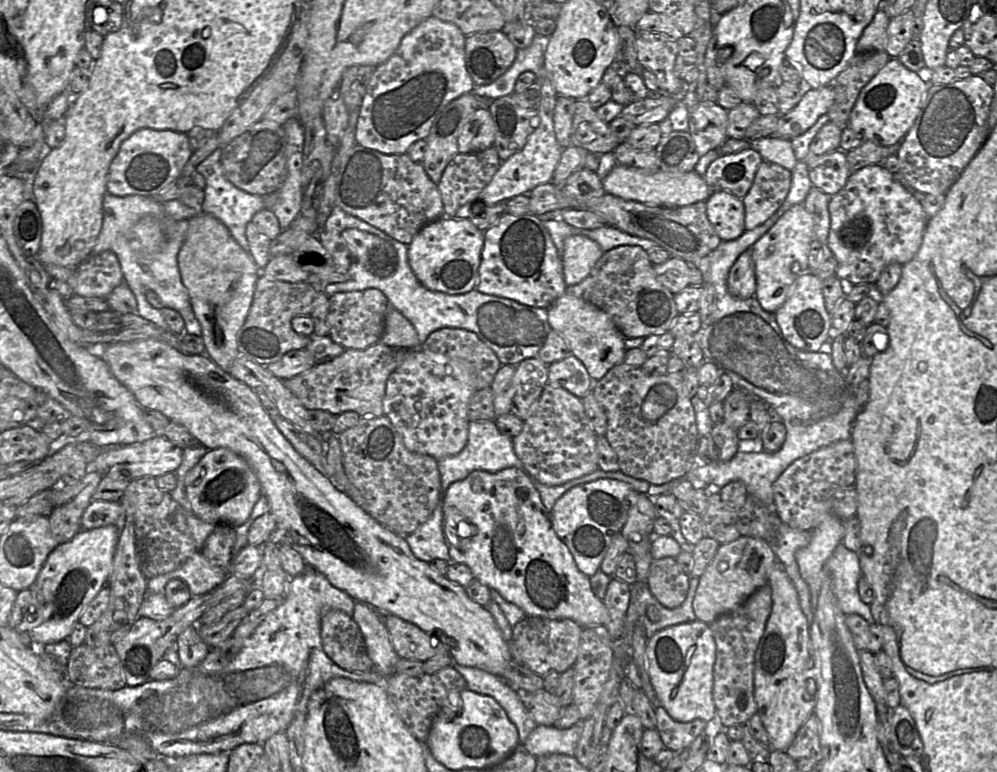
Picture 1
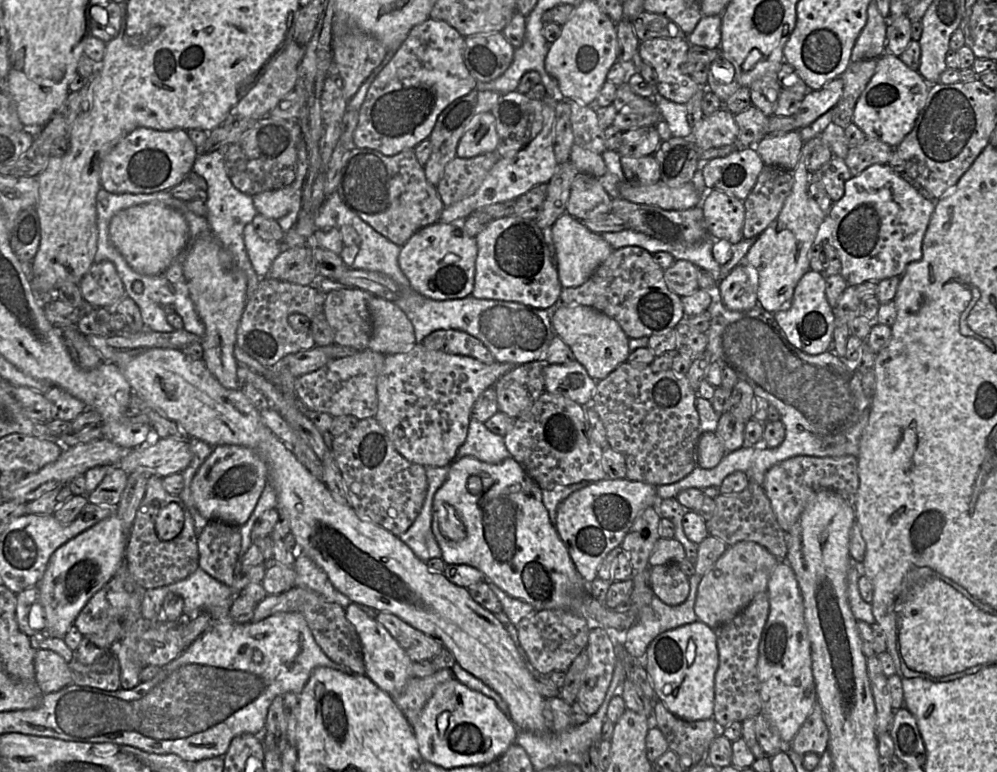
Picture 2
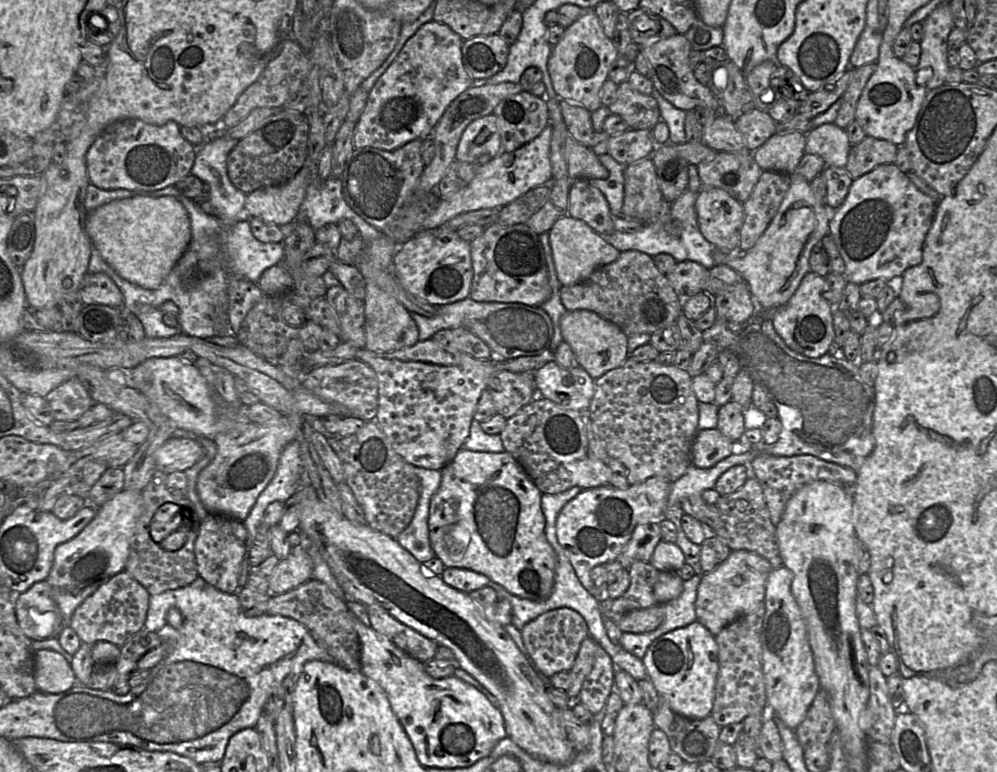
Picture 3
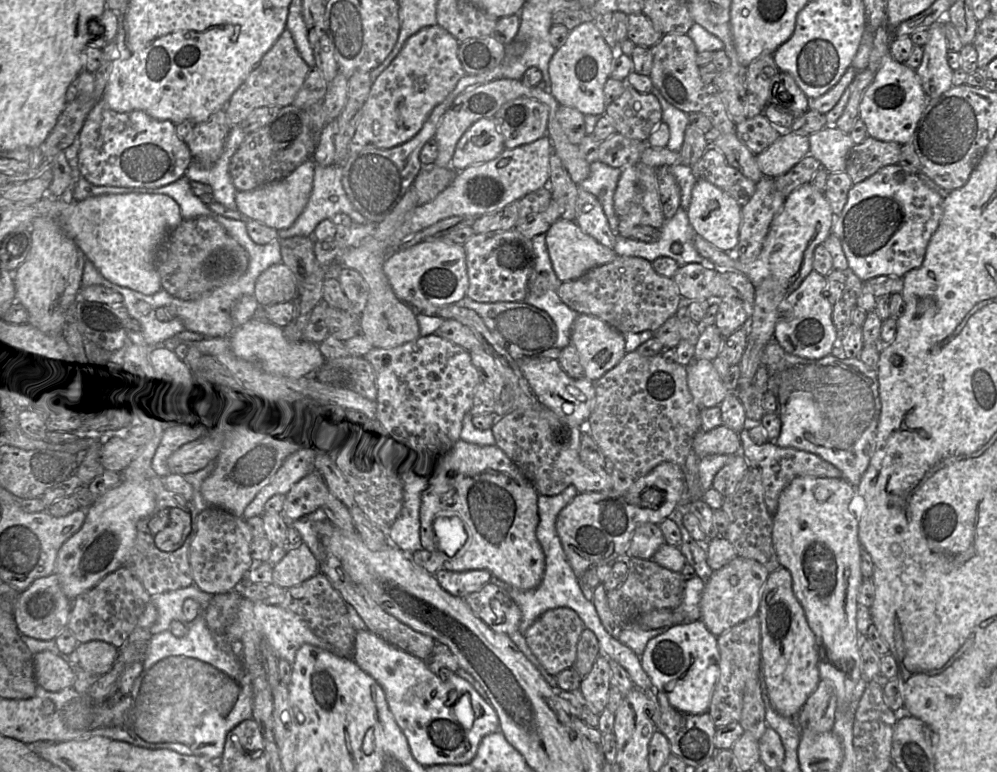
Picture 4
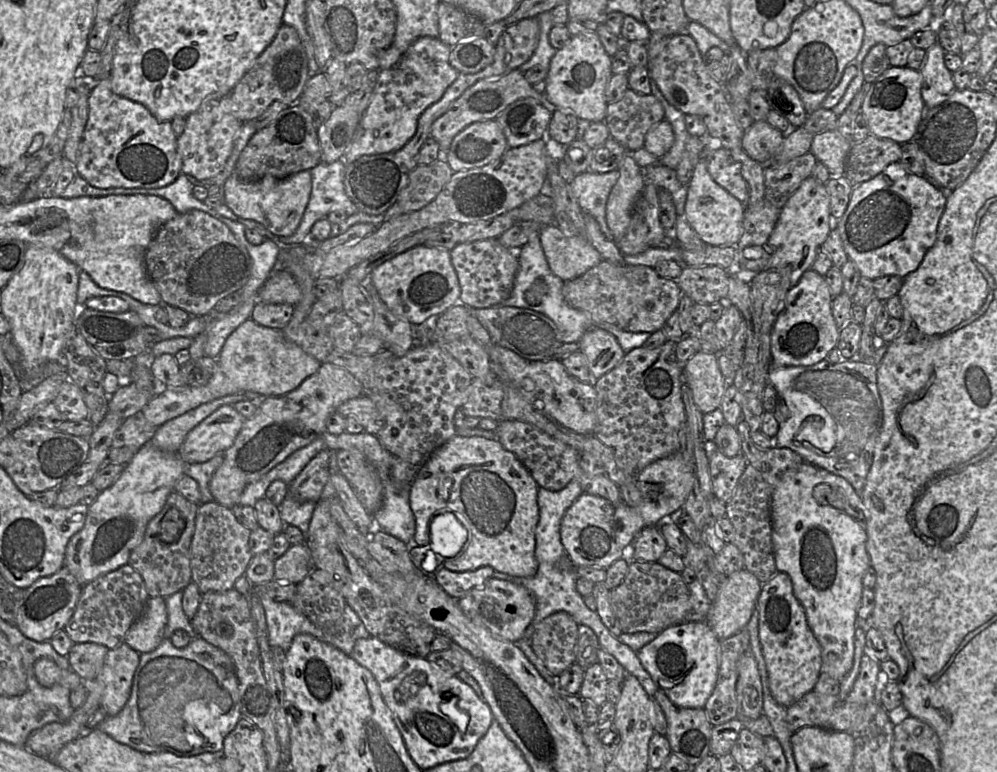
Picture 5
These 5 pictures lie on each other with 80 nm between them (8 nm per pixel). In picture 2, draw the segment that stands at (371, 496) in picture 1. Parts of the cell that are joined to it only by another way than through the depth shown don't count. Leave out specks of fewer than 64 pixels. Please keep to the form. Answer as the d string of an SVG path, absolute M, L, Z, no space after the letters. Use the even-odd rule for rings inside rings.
M374 417L359 420L355 427L336 436L331 452L342 474L350 506L357 515L395 536L405 533L424 504L428 488L425 467L409 462L397 452Z

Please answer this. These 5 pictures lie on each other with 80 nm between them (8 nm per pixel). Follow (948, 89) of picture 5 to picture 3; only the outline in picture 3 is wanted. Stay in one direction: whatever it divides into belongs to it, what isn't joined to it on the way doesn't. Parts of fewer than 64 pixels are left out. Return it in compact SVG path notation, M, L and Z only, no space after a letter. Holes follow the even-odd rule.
M940 4L922 22L924 35L920 41L921 55L914 71L916 83L927 90L945 84L950 69L947 41L955 25L949 6L950 4Z

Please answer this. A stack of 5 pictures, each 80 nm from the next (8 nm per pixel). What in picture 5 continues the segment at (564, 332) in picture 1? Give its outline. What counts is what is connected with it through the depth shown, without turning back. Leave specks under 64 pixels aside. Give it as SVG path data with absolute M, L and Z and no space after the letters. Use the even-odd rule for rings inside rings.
M591 328L578 341L579 350L588 363L589 370L595 379L617 366L626 354L616 337L610 332Z

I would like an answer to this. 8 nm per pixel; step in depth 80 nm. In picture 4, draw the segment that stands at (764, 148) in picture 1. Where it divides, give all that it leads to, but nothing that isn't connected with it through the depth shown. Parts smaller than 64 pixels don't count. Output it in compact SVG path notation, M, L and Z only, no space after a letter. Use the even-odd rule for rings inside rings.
M782 132L773 144L756 155L758 167L763 176L778 177L809 155L809 147L808 136Z

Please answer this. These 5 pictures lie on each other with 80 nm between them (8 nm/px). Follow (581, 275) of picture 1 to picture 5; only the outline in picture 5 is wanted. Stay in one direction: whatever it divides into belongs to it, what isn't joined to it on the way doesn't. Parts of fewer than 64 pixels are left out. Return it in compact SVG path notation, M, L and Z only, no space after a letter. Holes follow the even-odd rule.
M555 223L544 225L539 237L551 270L565 282L581 276L603 260L588 239L567 236Z

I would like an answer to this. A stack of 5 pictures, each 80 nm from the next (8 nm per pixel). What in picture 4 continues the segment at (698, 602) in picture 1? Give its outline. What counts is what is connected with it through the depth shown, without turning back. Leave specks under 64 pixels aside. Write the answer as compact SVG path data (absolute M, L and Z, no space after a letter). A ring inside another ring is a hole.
M740 556L722 568L713 571L702 592L700 620L716 638L731 627L758 615L762 589L769 574L767 569L756 560Z

